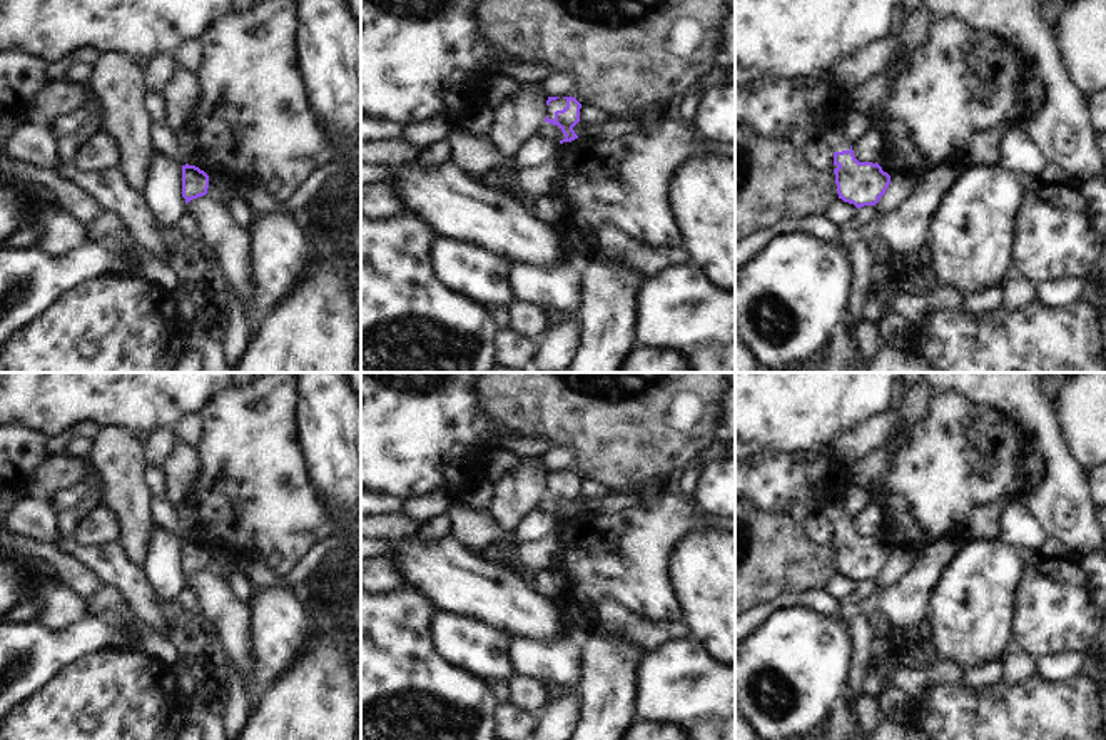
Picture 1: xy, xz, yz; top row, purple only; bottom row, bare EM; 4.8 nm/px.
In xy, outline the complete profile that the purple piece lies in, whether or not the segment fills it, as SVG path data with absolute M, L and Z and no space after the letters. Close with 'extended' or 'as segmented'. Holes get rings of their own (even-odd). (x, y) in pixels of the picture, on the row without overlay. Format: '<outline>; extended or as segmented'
M182 540L182 571L185 578L202 571L209 563L209 550L195 540Z; as segmented

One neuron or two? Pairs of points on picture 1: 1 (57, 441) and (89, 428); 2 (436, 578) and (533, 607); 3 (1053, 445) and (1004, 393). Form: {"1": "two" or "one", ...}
{"1": "one", "2": "one", "3": "one"}

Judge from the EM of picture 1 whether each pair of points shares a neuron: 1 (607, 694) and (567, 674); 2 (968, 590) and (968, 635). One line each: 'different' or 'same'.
1: different
2: same

